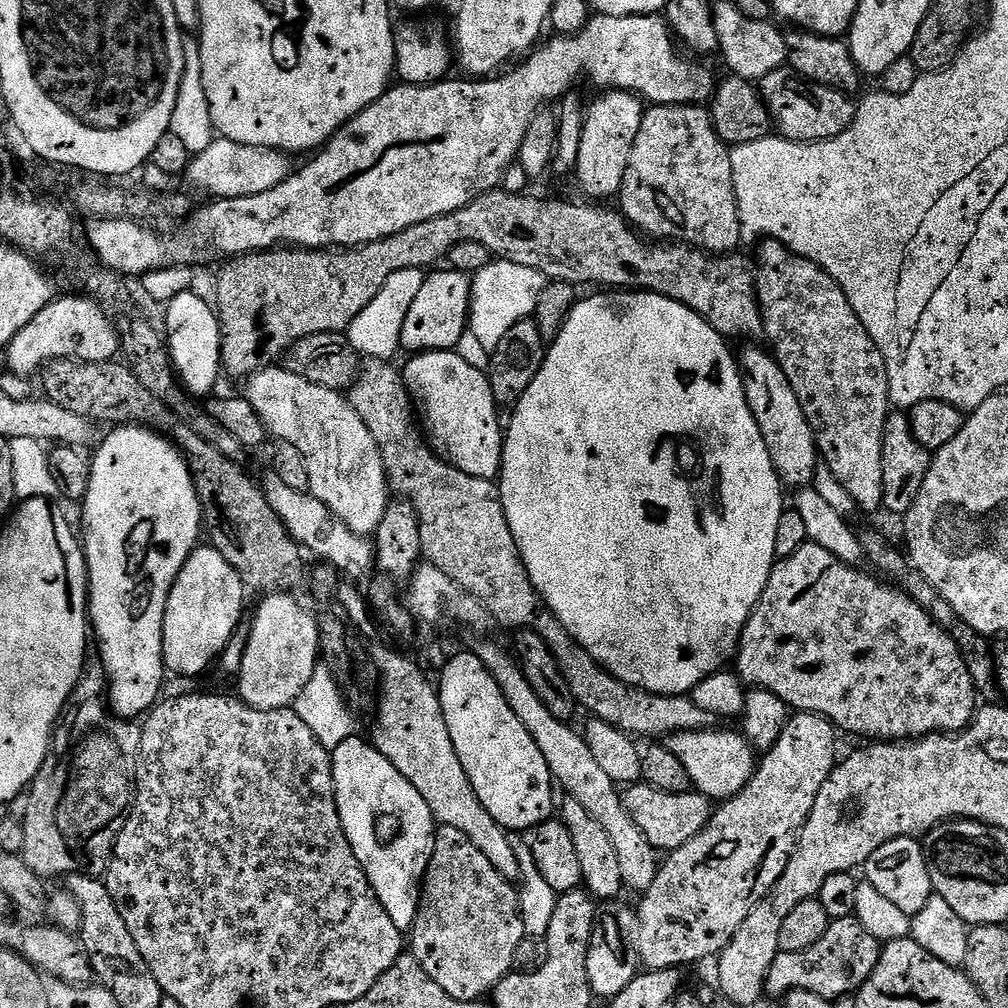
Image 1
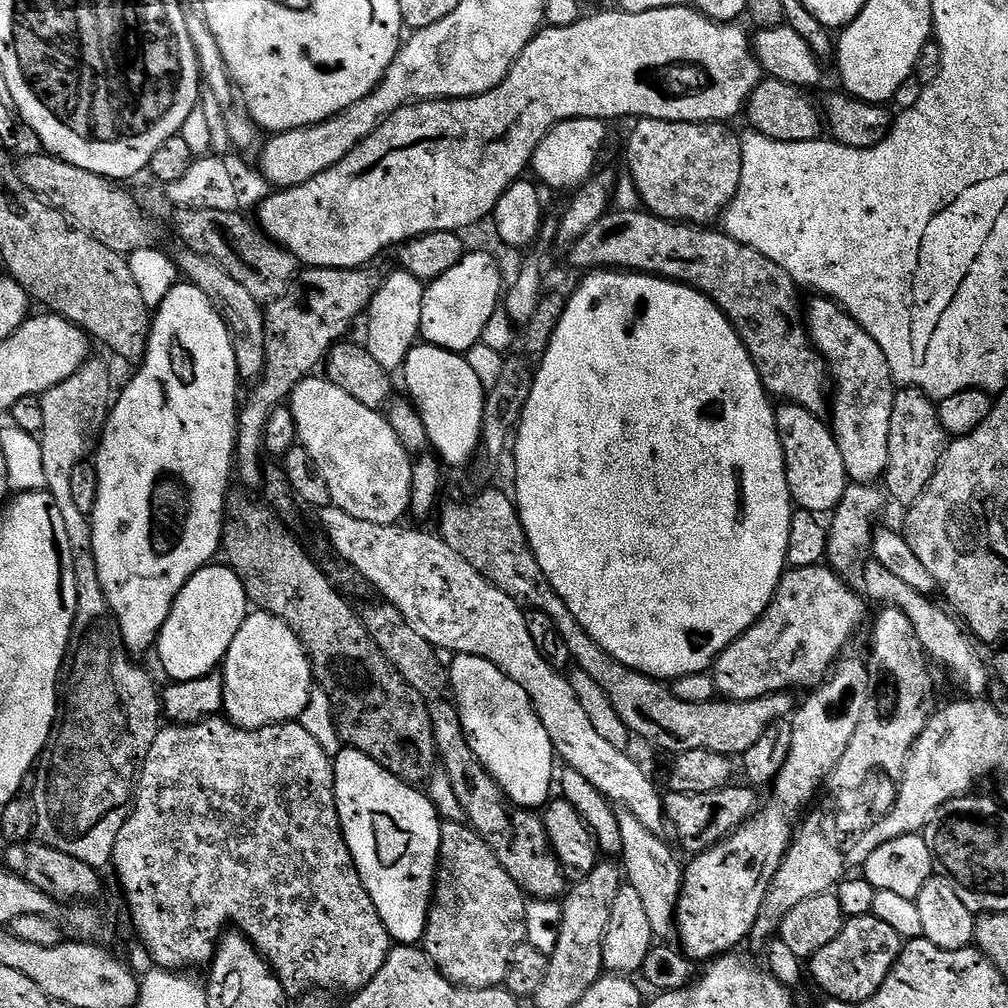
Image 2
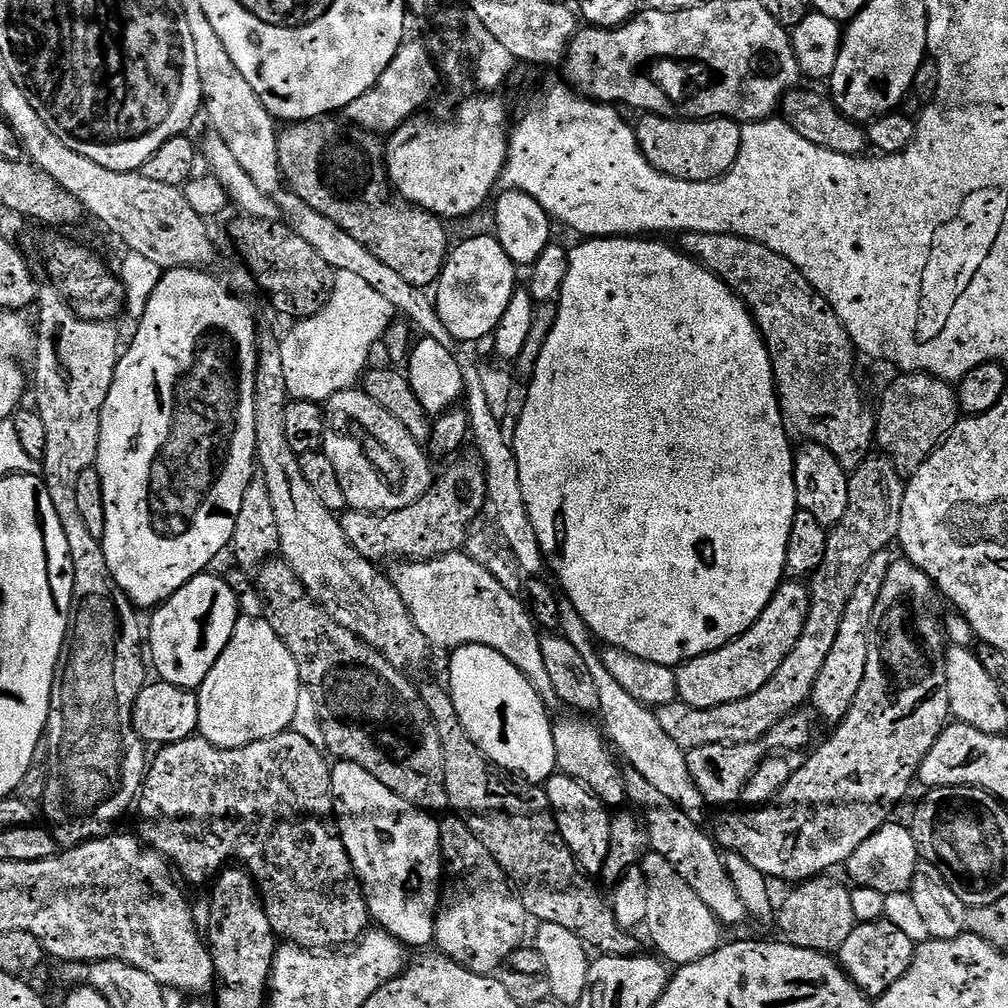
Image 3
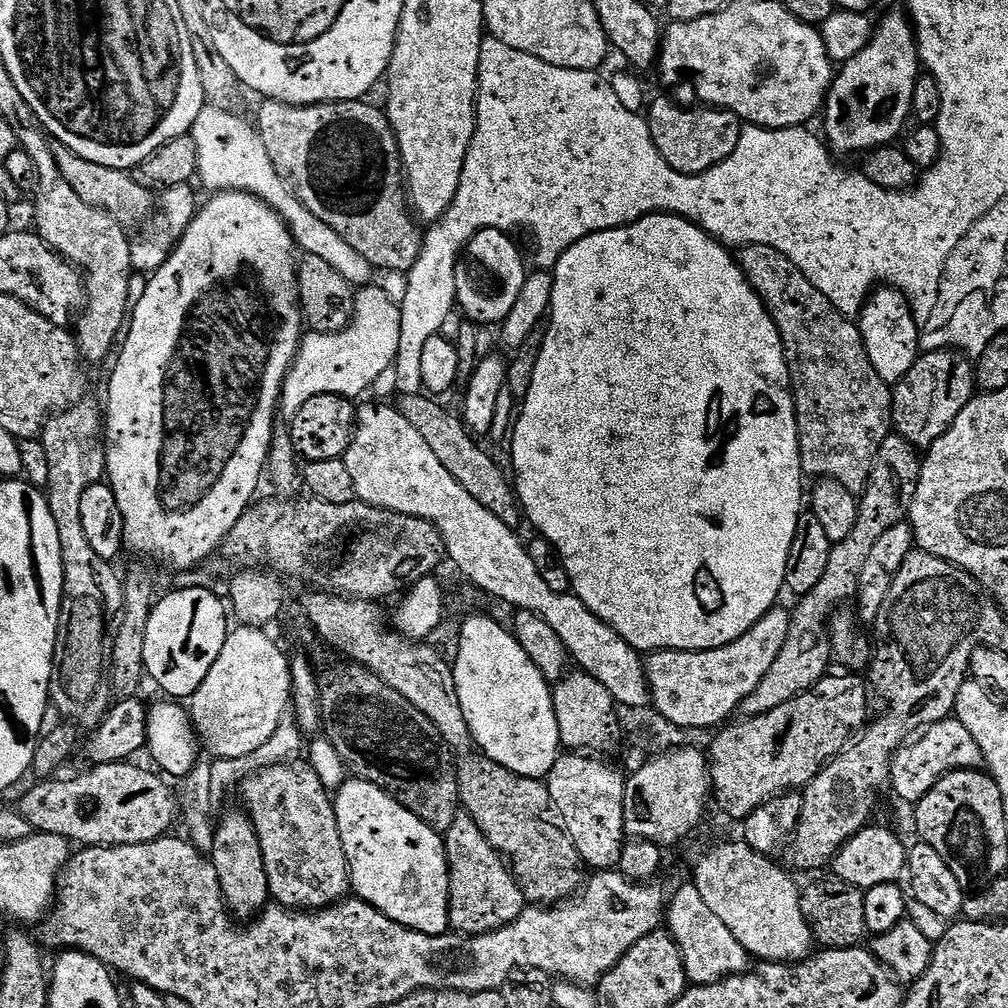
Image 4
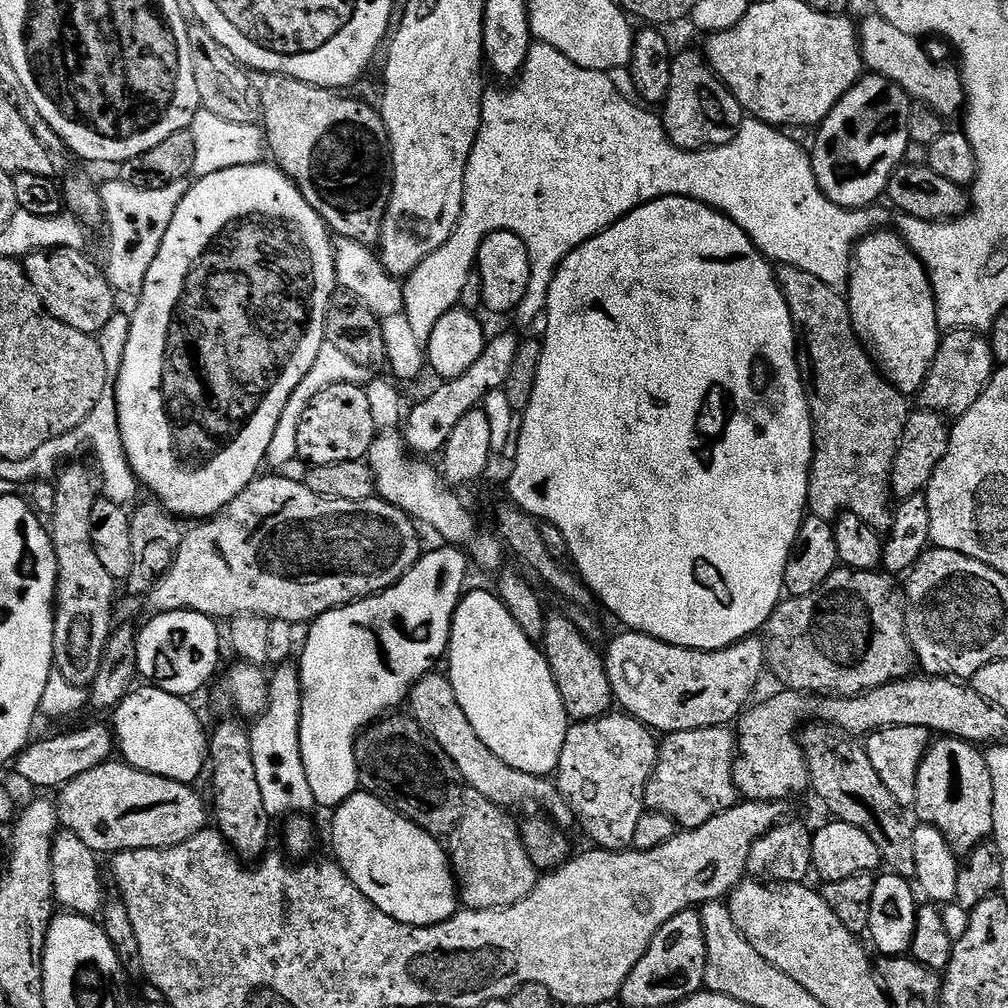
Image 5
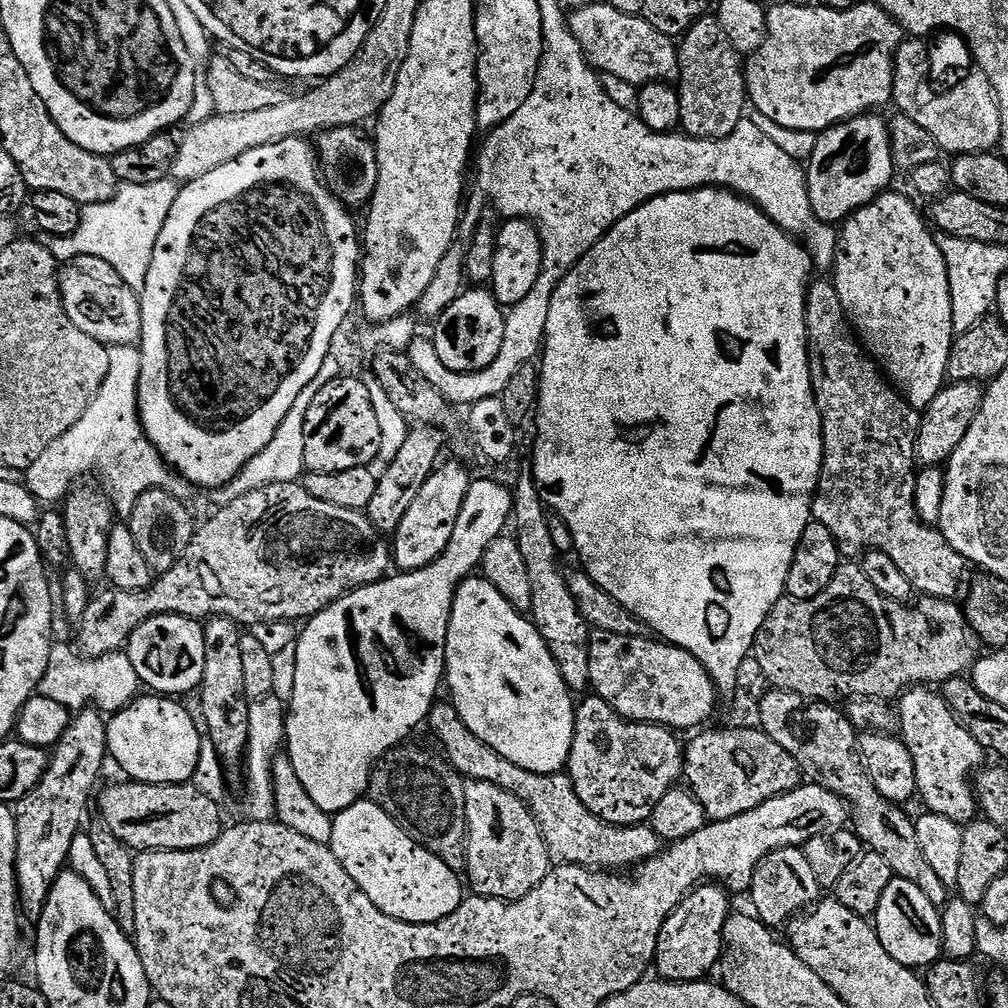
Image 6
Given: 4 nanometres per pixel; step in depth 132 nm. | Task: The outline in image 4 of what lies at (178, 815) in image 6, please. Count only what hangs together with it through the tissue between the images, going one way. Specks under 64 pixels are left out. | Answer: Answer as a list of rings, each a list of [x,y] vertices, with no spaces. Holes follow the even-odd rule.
[[[136,762],[98,764],[89,769],[89,772],[84,772],[73,780],[53,778],[33,783],[33,788],[18,803],[20,815],[26,818],[26,822],[30,822],[36,832],[58,834],[77,845],[80,843],[80,846],[113,848],[123,844],[145,844],[159,840],[173,831],[172,823],[178,820],[178,796],[168,789],[169,781],[163,775],[155,776],[154,773],[139,768]]]

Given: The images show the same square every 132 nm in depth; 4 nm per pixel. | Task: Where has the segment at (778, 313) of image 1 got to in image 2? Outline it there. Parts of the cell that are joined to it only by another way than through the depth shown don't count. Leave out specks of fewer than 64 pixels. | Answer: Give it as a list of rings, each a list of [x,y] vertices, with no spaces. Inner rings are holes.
[[[812,299],[816,300],[806,304],[808,339],[826,365],[831,387],[836,387],[836,393],[830,396],[832,438],[842,456],[842,466],[849,481],[875,483],[883,477],[888,457],[888,426],[894,395],[894,381],[886,354],[882,354],[878,342],[874,342],[874,338],[870,338],[870,334],[866,334],[856,319],[835,300]]]

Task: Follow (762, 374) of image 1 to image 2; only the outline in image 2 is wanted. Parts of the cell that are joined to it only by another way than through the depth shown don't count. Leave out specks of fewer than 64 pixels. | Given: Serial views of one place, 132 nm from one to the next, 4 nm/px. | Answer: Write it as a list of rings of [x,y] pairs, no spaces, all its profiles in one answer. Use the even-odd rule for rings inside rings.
[[[781,403],[775,409],[776,437],[780,443],[780,457],[784,463],[788,493],[797,509],[813,514],[831,513],[840,504],[842,494],[849,486],[849,478],[842,466],[831,429],[815,412],[807,412],[797,404]]]

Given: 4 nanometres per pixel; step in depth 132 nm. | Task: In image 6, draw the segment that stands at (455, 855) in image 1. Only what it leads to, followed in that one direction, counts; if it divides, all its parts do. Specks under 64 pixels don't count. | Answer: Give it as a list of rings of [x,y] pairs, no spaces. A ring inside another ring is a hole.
[[[469,780],[464,785],[466,798],[466,822],[468,823],[468,843],[466,845],[466,880],[471,891],[477,896],[489,896],[492,900],[520,900],[530,890],[534,890],[545,880],[550,871],[550,861],[546,842],[540,833],[534,814],[517,796],[494,786],[490,782]]]

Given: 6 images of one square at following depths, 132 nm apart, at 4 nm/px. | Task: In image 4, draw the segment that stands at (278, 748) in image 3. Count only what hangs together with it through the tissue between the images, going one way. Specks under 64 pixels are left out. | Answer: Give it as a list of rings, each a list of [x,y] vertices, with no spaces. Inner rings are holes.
[[[283,763],[259,769],[238,785],[243,811],[252,820],[258,840],[262,842],[262,858],[266,862],[268,895],[277,905],[293,910],[319,910],[339,904],[353,891],[352,871],[348,869],[346,850],[342,850],[342,834],[338,834],[338,818],[333,793],[322,786],[322,778],[314,774],[311,763]]]

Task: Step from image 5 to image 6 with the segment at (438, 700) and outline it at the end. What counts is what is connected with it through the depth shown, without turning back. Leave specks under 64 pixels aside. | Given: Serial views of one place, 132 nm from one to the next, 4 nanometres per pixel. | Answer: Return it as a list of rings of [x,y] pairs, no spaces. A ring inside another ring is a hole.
[[[451,702],[433,704],[426,724],[427,727],[432,727],[437,742],[444,747],[442,752],[448,763],[465,781],[477,780],[502,786],[502,790],[517,796],[531,810],[546,842],[548,859],[553,865],[577,864],[597,870],[628,870],[662,851],[660,836],[654,834],[654,830],[647,823],[623,828],[617,824],[607,824],[605,820],[590,814],[590,810],[582,806],[582,798],[578,798],[568,775],[558,772],[534,774],[502,758],[502,754],[486,746],[486,742],[482,742],[472,733],[470,726],[462,722],[458,710]]]

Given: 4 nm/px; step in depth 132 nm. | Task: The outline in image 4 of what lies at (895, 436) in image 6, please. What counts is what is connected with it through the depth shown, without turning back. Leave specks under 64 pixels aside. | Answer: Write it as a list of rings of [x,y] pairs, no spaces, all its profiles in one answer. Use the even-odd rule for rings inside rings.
[[[743,245],[738,252],[738,263],[752,289],[762,298],[770,318],[774,318],[774,326],[778,326],[778,334],[784,343],[792,379],[792,396],[796,400],[800,461],[805,477],[816,476],[842,482],[846,490],[857,494],[863,492],[878,454],[878,446],[882,446],[893,431],[892,388],[878,378],[878,370],[874,370],[870,354],[866,354],[857,321],[842,315],[830,298],[815,288],[810,278],[806,278],[806,274],[802,274],[790,258],[786,258],[786,254],[778,254],[778,250],[770,246]]]

